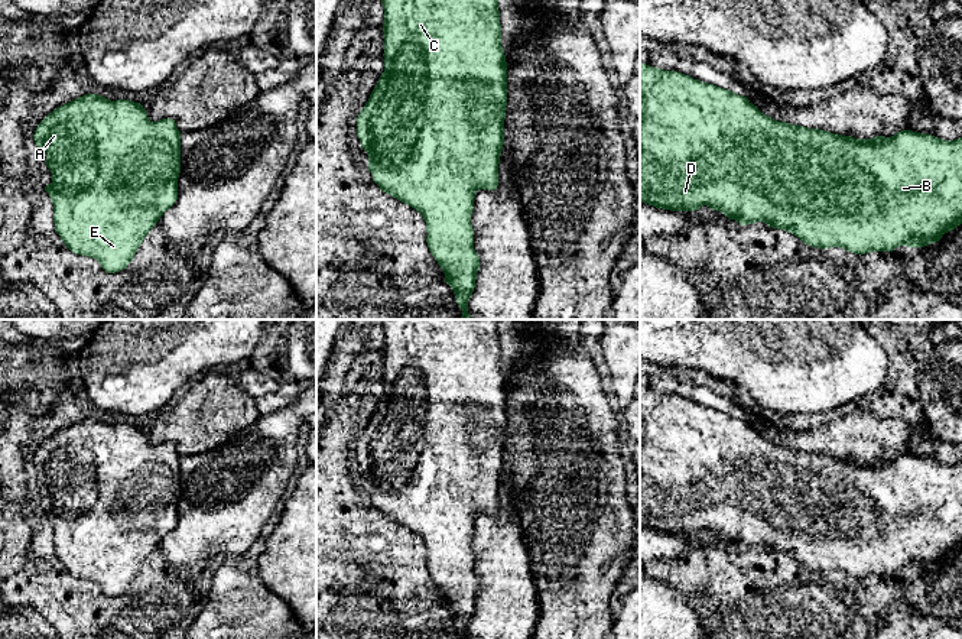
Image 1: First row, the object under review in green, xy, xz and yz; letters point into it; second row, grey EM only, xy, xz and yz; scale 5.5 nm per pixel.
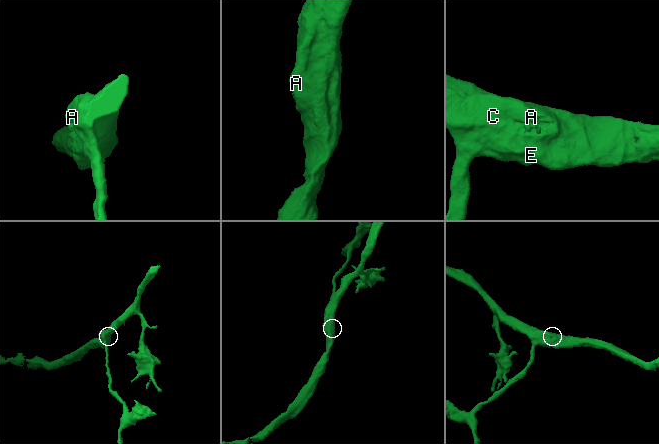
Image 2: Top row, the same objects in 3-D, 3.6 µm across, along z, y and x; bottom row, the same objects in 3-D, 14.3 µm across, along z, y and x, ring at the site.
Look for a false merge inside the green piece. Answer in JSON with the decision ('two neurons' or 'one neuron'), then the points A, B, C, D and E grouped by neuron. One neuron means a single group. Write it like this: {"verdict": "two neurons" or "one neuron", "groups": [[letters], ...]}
{"verdict": "one neuron", "groups": [["A", "B", "C", "D", "E"]]}

